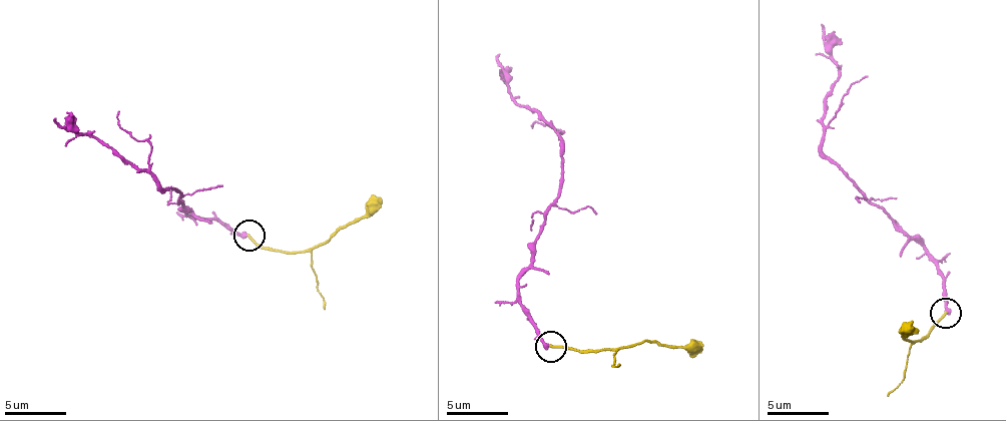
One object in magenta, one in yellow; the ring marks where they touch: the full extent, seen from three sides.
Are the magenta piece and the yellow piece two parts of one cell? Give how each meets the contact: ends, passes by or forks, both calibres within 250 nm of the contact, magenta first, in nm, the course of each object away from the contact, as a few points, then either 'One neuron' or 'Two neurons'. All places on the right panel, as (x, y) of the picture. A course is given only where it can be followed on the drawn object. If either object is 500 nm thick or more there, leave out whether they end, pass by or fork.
At the ring magenta ends. At the ring yellow ends. Thickness 320 nm (magenta) against 190 nm. Course of magenta: (945, 312), (948, 298), (927, 253), (825, 155), (821, 124), (839, 71), (820, 23). Course of yellow: (945, 312), (921, 342), (913, 344), (900, 334), (909, 326). Two neurons

